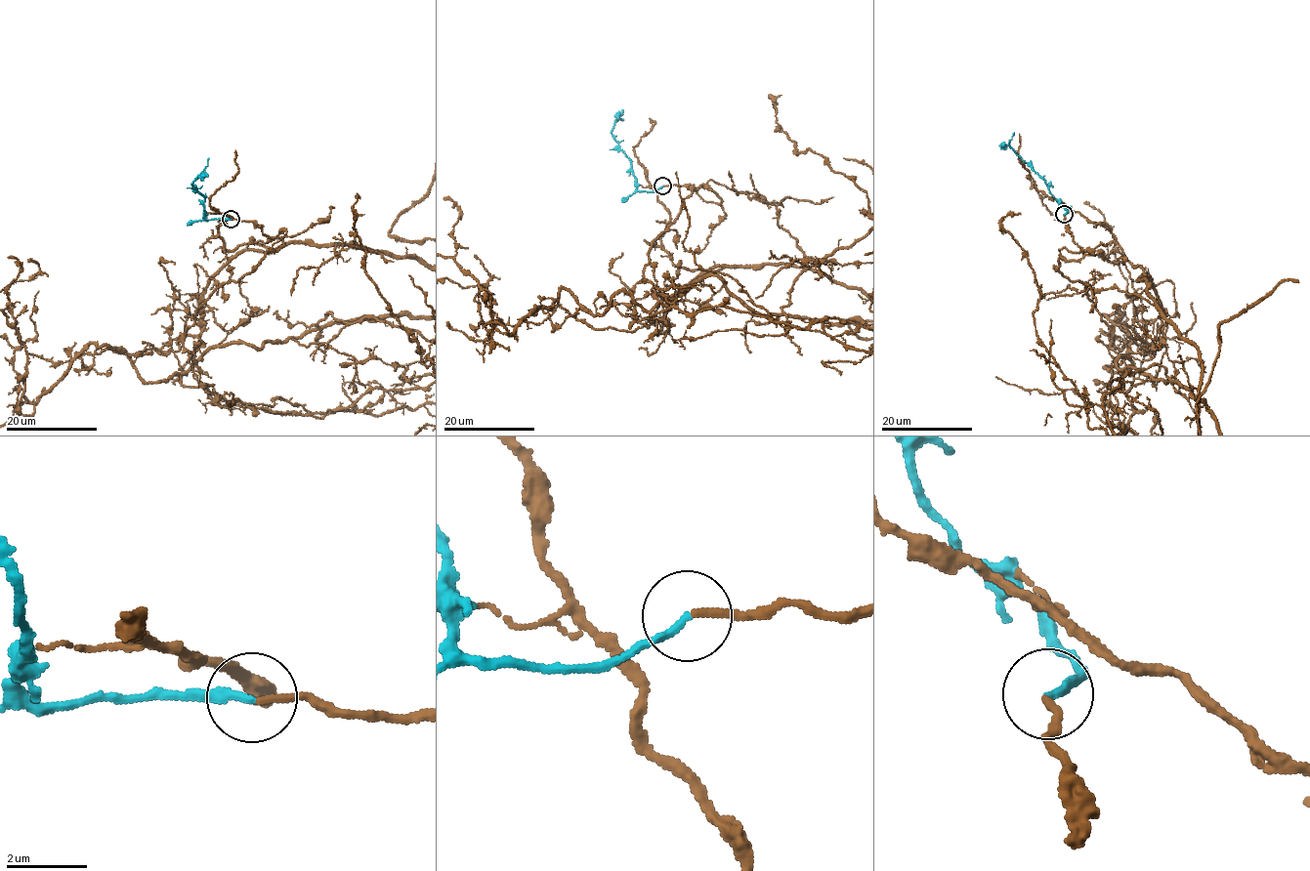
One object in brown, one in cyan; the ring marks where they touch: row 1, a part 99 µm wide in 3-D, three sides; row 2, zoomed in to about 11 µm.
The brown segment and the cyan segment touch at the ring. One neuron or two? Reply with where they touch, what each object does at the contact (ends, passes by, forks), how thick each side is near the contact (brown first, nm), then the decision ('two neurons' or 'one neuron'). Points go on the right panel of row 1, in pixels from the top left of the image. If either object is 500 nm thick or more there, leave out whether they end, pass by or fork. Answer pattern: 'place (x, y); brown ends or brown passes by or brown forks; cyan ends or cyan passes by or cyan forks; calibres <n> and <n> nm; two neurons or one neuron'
place (1064, 214); brown ends; cyan ends; calibres 180 and 200 nm; one neuron

